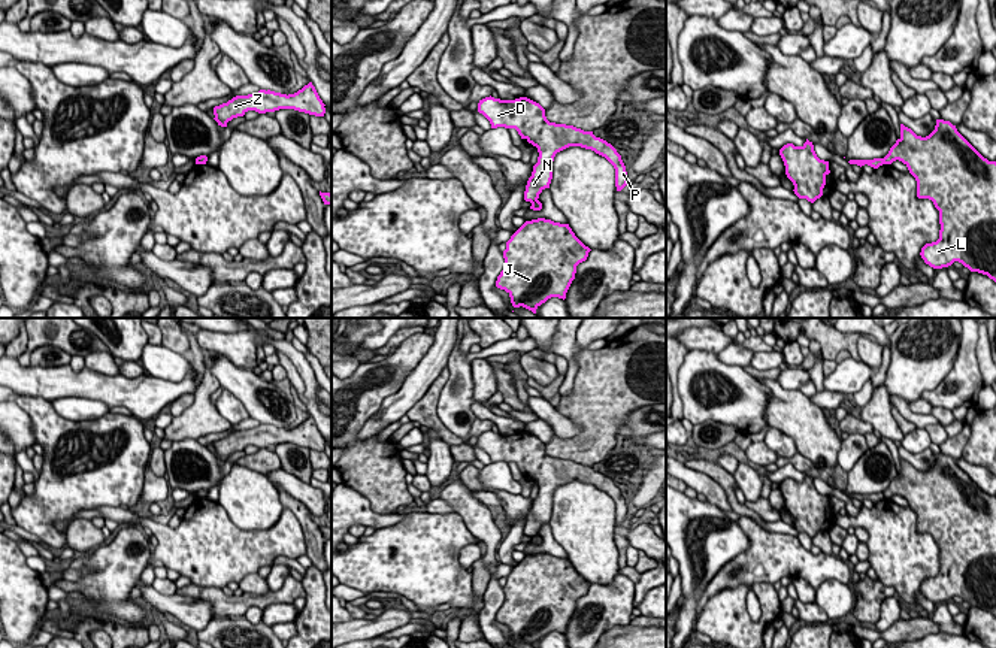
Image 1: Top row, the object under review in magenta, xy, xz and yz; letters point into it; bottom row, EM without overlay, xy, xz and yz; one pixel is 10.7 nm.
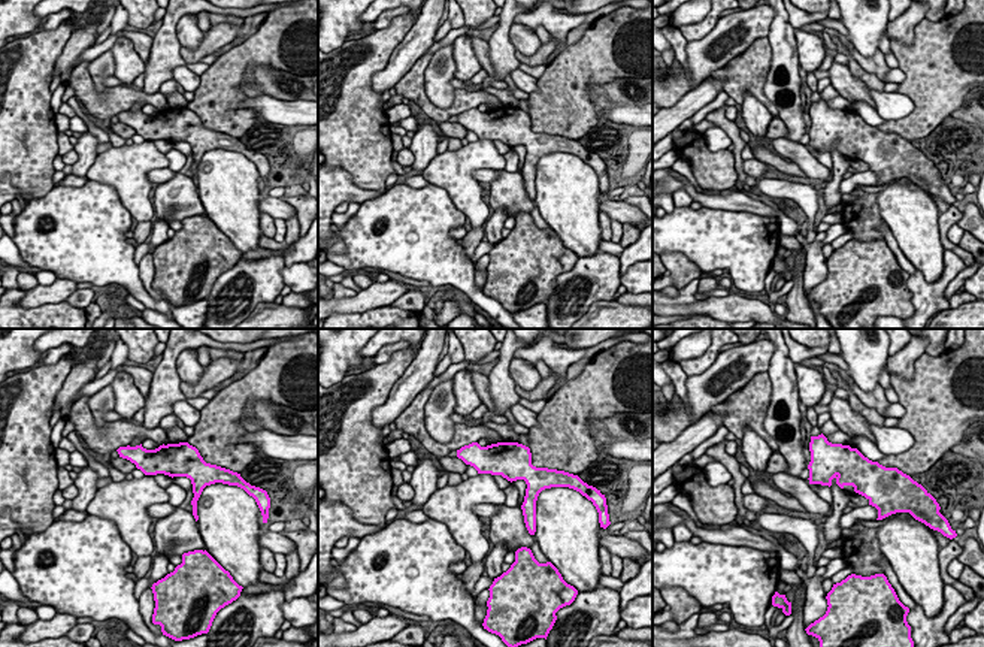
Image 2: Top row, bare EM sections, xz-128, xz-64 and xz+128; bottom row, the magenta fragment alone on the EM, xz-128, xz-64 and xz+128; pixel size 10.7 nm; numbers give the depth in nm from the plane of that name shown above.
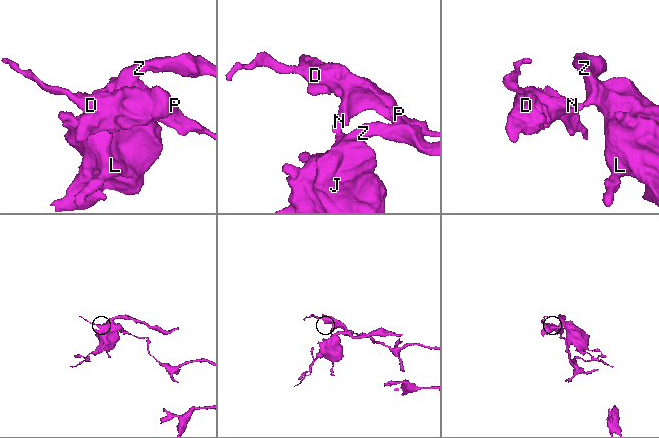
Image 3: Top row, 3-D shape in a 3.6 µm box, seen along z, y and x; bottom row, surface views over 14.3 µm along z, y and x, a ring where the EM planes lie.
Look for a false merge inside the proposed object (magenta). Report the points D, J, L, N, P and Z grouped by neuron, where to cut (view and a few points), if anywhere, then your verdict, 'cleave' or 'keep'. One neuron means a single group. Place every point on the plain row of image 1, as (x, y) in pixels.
D N P / J L Z | yz (881, 493), (884, 497) | cleave

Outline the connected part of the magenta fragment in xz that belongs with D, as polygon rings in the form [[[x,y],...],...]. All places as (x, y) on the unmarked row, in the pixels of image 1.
[[[490,430],[479,434],[478,446],[490,455],[491,463],[515,463],[521,473],[538,482],[538,497],[533,500],[524,526],[526,536],[536,536],[539,529],[550,523],[554,491],[569,481],[591,484],[605,491],[615,503],[617,526],[627,520],[626,500],[611,478],[596,472],[593,466],[550,457],[545,451],[545,443],[527,432],[500,434]]]

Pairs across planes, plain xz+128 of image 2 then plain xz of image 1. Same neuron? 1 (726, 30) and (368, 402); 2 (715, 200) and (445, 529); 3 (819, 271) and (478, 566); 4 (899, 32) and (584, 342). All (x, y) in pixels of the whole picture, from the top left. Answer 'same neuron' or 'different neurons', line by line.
1: same neuron
2: different neurons
3: different neurons
4: same neuron

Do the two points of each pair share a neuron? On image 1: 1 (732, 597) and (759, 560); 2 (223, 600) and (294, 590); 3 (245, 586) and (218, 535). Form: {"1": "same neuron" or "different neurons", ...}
{"1": "different neurons", "2": "same neuron", "3": "different neurons"}

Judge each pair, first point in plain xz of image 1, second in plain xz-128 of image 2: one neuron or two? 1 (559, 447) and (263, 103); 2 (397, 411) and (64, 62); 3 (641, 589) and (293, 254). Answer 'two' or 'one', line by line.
1: two
2: one
3: one

